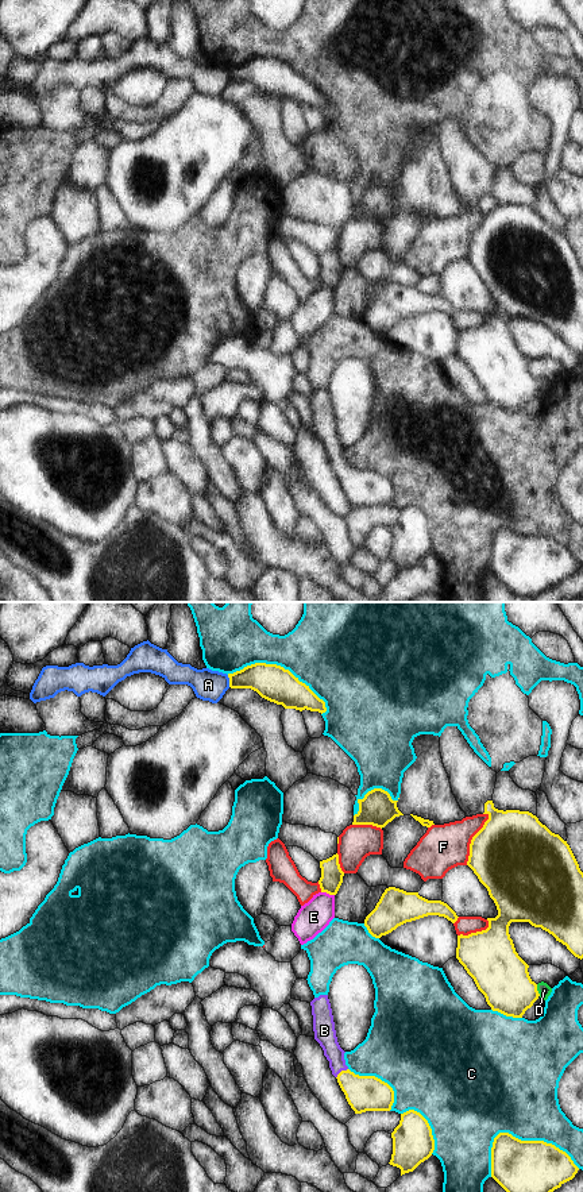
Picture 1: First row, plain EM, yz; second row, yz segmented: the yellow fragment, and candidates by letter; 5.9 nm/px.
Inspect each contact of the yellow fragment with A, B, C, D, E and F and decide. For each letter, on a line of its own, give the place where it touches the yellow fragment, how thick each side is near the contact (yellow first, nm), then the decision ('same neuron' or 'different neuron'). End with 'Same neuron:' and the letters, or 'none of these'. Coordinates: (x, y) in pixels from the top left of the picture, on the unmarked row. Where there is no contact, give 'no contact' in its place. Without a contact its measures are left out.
A: yz (230, 76) | 220/180 nm | different neuron
B: yz (340, 467) | 220/130 nm | same neuron
C: yz (536, 536) | 360/400 nm | different neuron
D: yz (536, 385) | 320/80 nm | different neuron
E: yz (328, 288) | 130/190 nm | different neuron
F: yz (473, 234) | 480/280 nm | different neuron
Same neuron: B

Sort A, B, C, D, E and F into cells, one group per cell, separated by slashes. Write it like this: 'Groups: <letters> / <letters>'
Groups: A / B / C / D / E / F

